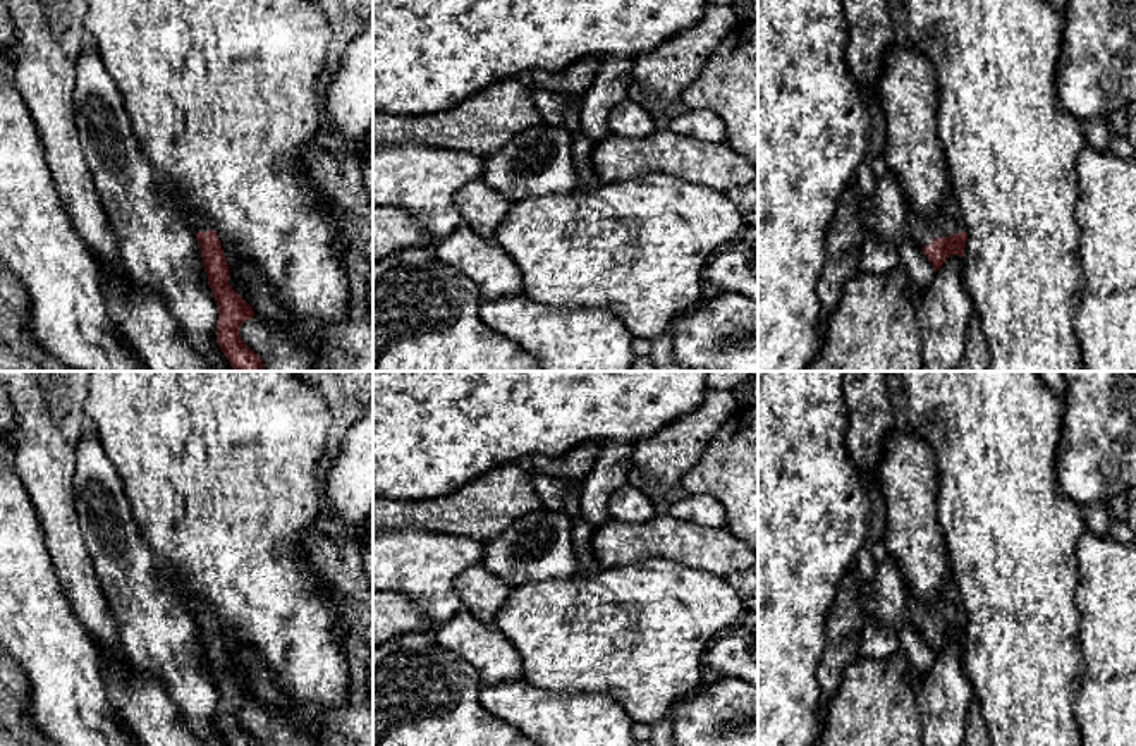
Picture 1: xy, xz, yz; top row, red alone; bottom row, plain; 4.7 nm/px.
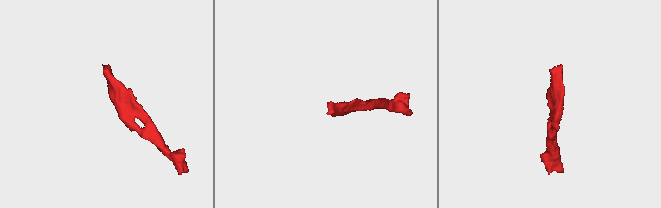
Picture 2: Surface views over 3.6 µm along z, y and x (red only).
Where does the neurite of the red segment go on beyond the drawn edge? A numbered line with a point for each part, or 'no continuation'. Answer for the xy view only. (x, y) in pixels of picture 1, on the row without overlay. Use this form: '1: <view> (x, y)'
1: xy (198, 605)

